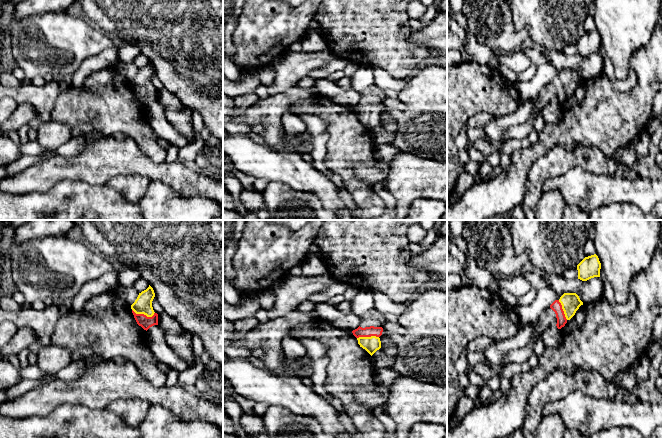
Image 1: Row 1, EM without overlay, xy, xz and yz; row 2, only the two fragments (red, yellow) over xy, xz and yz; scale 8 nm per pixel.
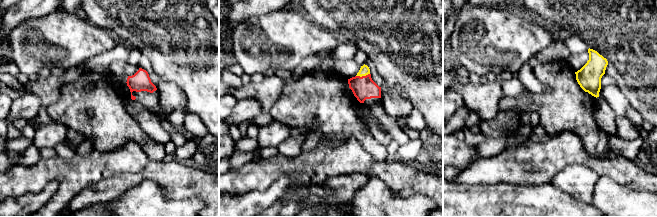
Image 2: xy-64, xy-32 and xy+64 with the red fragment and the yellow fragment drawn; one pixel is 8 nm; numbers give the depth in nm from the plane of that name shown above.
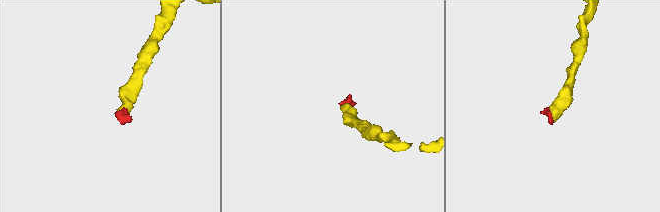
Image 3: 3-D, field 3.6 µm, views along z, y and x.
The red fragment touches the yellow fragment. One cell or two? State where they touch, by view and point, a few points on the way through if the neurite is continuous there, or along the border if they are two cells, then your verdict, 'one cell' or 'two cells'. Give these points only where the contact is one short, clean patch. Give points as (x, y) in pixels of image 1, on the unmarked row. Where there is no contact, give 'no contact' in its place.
xy (143, 90) | across xy (142, 96), (143, 90), (143, 80) | one cell

